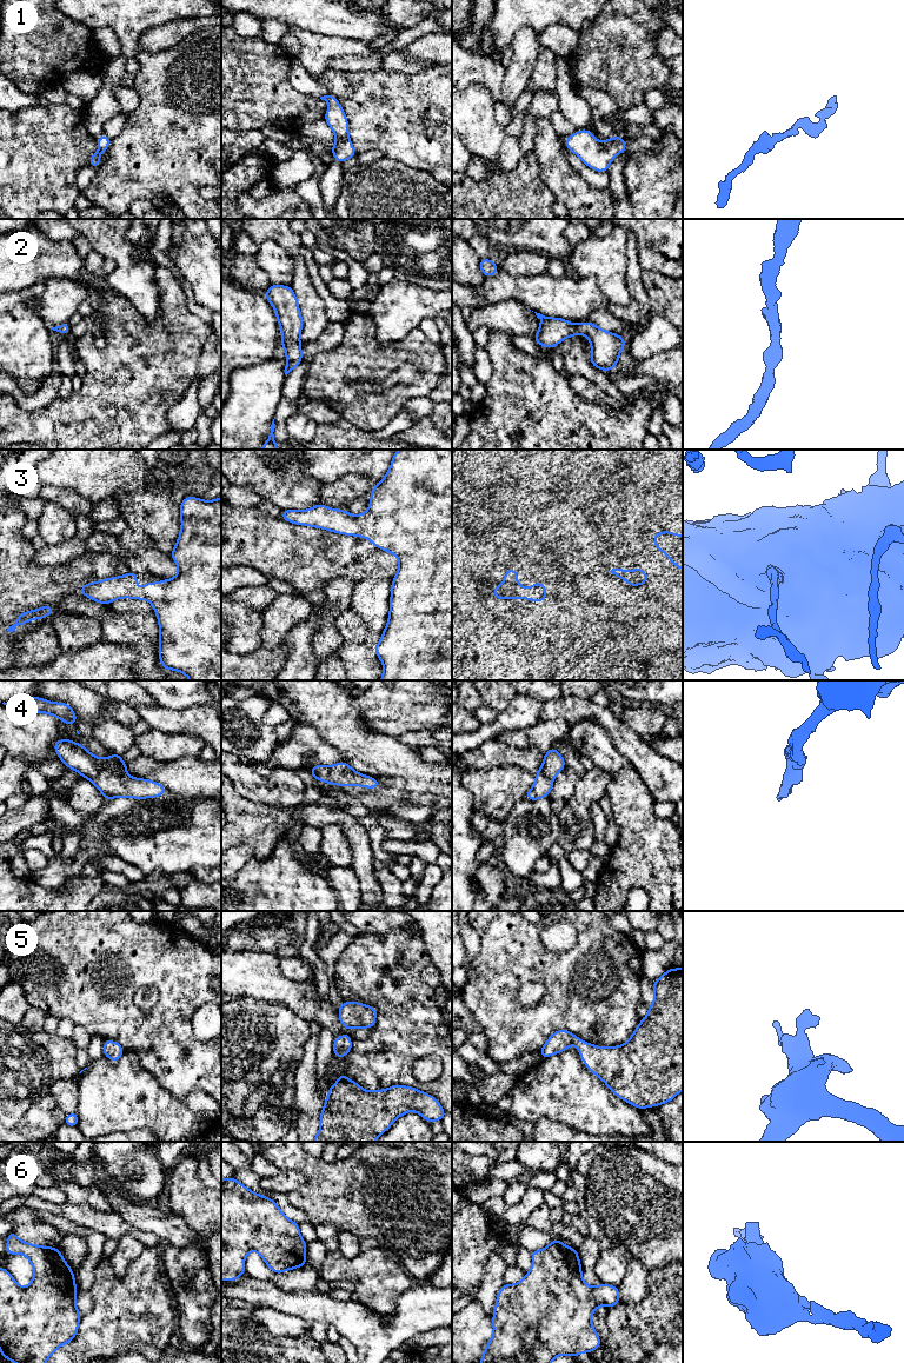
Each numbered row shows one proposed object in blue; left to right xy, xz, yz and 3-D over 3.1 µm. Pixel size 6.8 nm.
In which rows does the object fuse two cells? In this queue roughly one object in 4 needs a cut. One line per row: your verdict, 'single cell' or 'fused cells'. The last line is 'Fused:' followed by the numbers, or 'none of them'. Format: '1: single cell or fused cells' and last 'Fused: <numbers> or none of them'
1: single cell
2: single cell
3: single cell
4: single cell
5: single cell
6: single cell
Fused: none of them

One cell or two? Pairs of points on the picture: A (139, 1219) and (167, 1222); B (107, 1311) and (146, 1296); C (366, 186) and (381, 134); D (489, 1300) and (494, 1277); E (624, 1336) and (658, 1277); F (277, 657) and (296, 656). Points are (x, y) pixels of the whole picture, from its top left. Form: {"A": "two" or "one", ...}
{"A": "one", "B": "one", "C": "two", "D": "one", "E": "one", "F": "two"}

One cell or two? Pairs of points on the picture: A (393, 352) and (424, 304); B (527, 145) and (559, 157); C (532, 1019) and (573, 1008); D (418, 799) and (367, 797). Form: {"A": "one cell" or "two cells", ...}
{"A": "two cells", "B": "two cells", "C": "one cell", "D": "one cell"}

